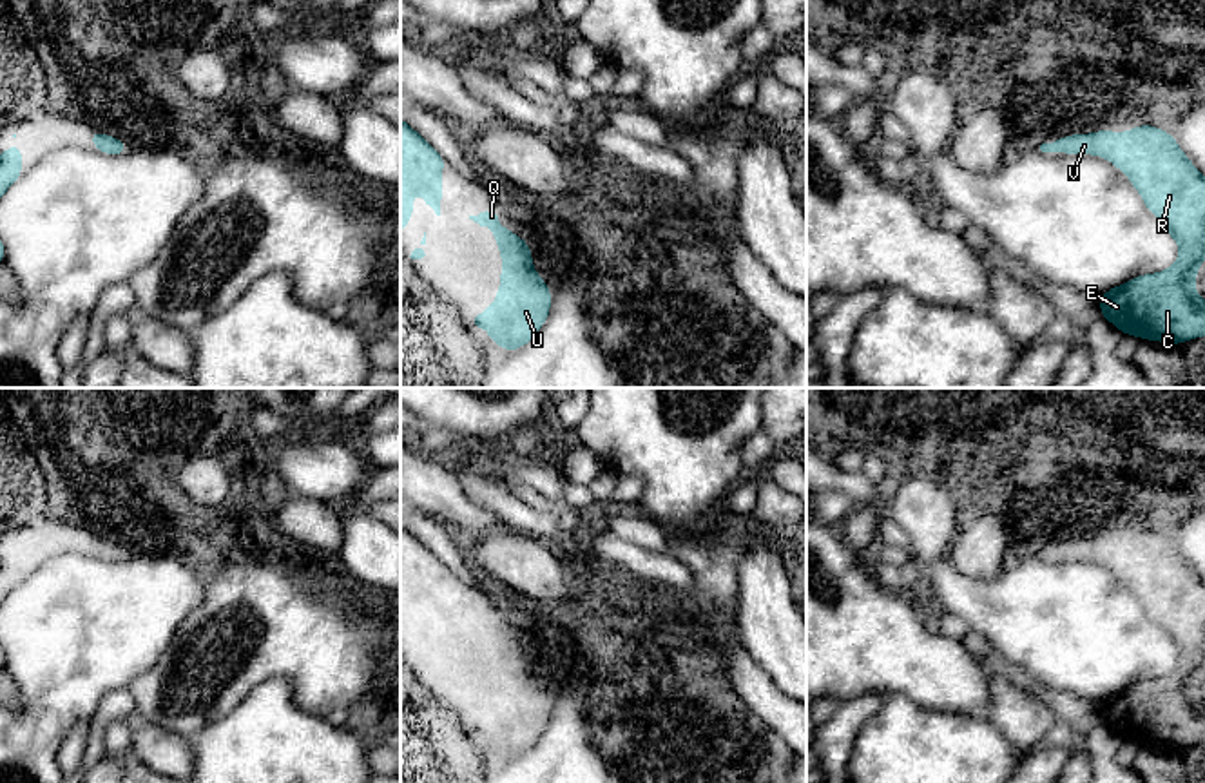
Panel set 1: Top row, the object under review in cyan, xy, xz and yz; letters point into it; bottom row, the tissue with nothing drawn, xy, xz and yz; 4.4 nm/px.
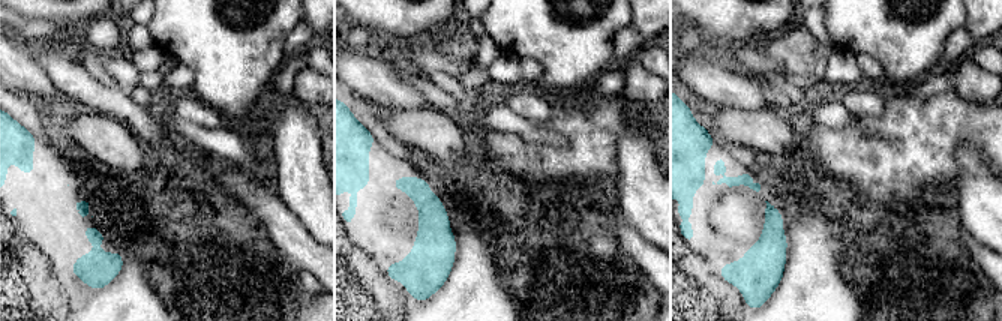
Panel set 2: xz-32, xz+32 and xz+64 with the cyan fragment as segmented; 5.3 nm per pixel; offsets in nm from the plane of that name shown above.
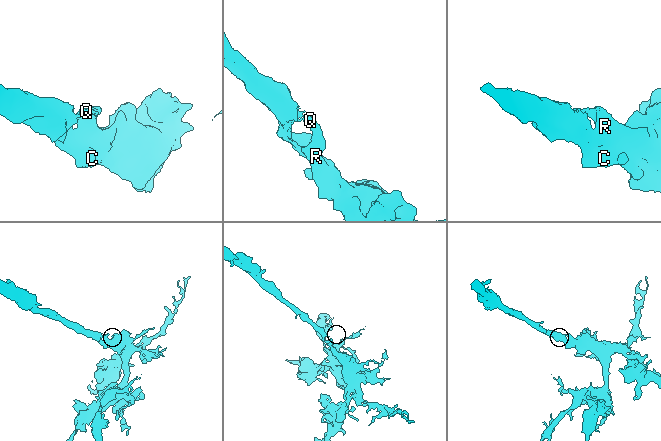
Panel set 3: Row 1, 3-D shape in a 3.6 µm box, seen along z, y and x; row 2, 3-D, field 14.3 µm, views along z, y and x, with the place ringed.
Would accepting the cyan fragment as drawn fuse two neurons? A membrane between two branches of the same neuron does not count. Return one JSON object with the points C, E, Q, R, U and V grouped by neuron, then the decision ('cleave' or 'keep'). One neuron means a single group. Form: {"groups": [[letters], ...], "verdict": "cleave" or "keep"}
{"groups": [["C", "E", "Q", "R", "U", "V"]], "verdict": "keep"}

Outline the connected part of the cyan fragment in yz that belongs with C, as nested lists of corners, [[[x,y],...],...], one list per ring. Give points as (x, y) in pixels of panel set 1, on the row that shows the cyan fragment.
[[[1142,123],[1114,134],[1109,129],[1093,134],[1062,136],[1042,143],[1042,152],[1093,154],[1109,160],[1127,174],[1129,183],[1140,192],[1147,210],[1154,214],[1167,234],[1180,243],[1176,263],[1162,272],[1136,276],[1109,288],[1100,297],[1100,315],[1113,323],[1122,335],[1181,344],[1205,335],[1205,301],[1194,290],[1194,277],[1205,261],[1205,176],[1191,163],[1172,134]]]

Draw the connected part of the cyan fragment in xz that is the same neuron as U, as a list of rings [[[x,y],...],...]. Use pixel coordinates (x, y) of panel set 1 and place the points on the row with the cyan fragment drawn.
[[[486,210],[469,216],[469,219],[480,227],[491,227],[504,259],[498,297],[484,314],[473,314],[469,324],[487,328],[489,341],[511,353],[525,346],[547,321],[553,304],[551,290],[533,270],[531,246],[524,237],[518,239],[511,228],[502,228],[495,212]]]

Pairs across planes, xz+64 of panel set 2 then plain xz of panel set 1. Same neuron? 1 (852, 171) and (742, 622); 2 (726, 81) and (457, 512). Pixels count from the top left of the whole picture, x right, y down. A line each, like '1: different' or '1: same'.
1: different
2: same

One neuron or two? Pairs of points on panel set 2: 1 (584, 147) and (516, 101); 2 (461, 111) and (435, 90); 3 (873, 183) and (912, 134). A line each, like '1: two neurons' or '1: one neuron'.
1: two neurons
2: one neuron
3: one neuron

